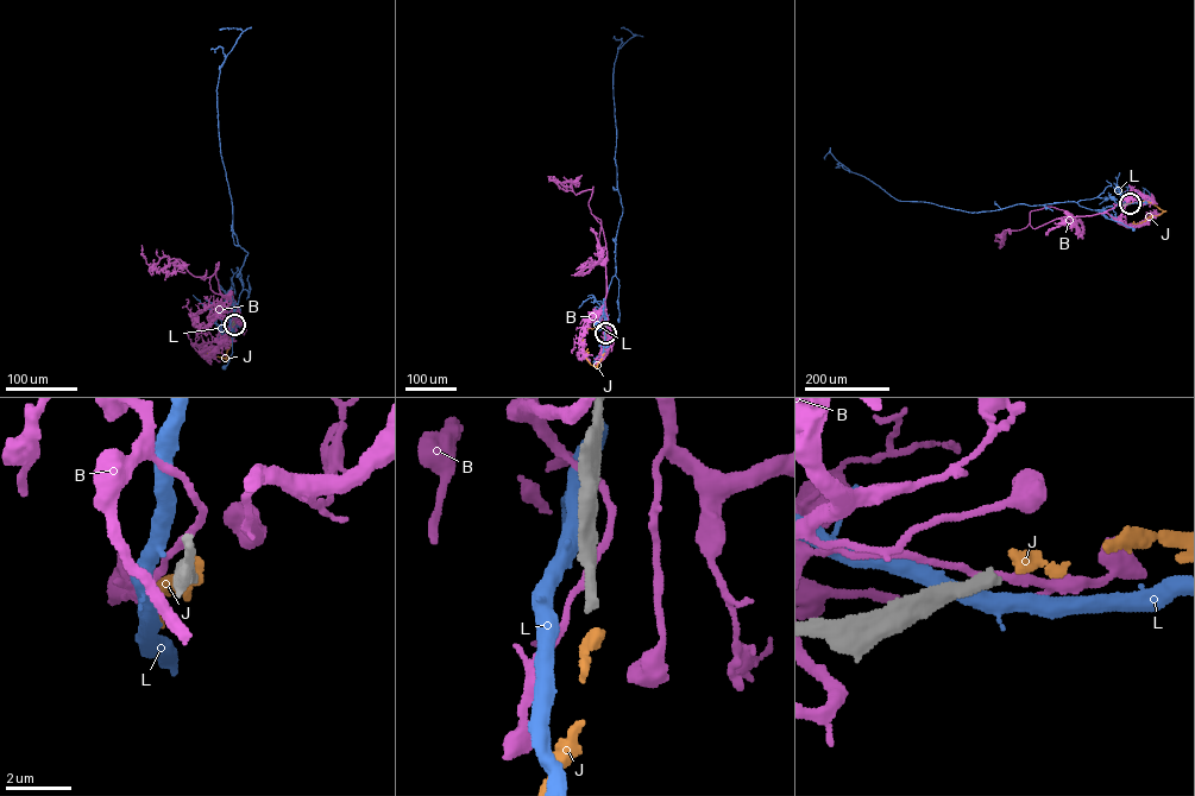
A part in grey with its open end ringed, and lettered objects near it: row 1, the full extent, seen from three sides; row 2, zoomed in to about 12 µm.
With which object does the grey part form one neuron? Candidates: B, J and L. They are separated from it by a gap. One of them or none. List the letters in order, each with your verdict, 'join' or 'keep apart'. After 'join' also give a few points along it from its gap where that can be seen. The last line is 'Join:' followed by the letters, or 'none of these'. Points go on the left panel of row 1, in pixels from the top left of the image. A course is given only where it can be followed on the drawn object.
B: keep apart
J: join; course (234, 324), (225, 359), (203, 353), (220, 353)
L: keep apart
Join: J

